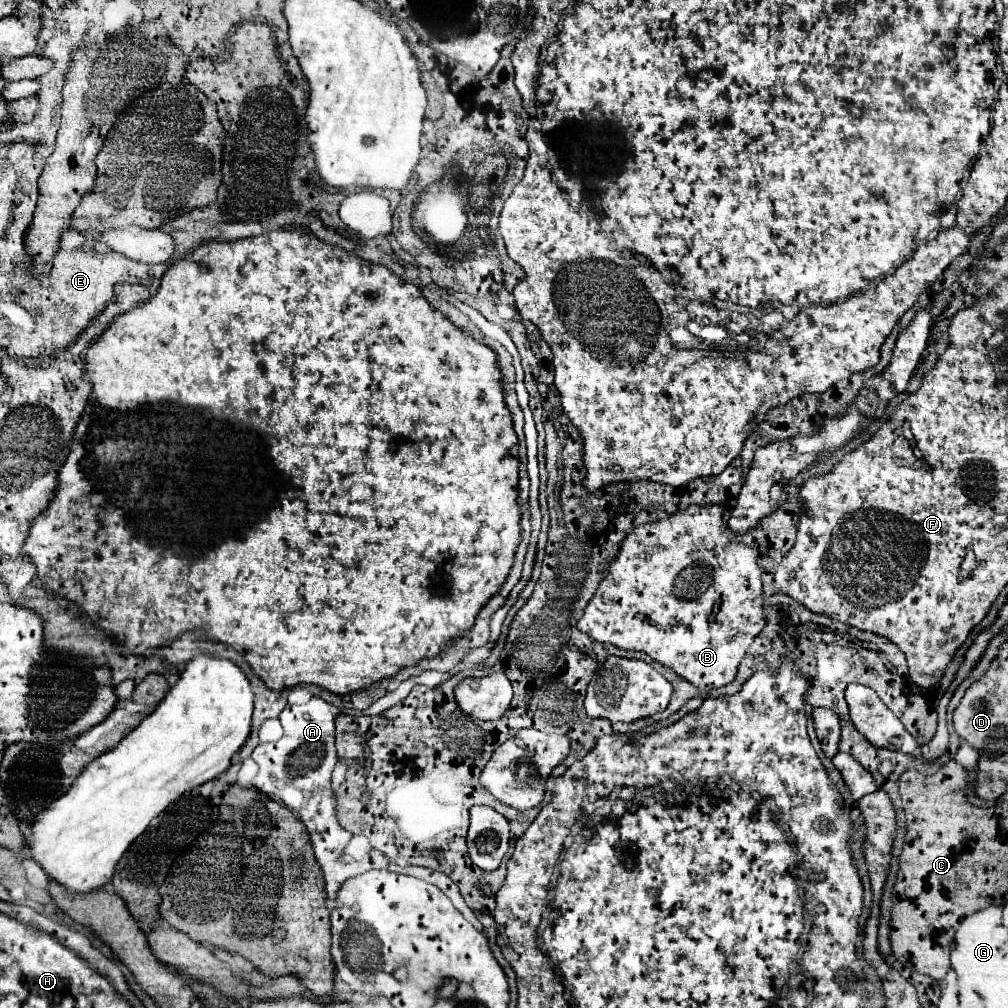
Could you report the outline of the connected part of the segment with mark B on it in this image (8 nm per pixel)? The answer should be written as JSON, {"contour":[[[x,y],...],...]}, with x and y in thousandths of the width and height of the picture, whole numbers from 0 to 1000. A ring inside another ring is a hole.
{"contour":[[[687,501],[669,509],[665,515],[635,521],[635,525],[623,529],[611,557],[605,561],[603,572],[595,578],[589,594],[583,598],[573,624],[595,638],[607,638],[623,646],[637,646],[692,684],[704,686],[726,678],[736,652],[742,648],[742,642],[760,616],[756,604],[754,564],[750,559],[752,549],[724,531],[724,527],[716,525],[718,517],[714,501]],[[718,594],[720,614],[704,618],[710,598],[714,602]]]}

